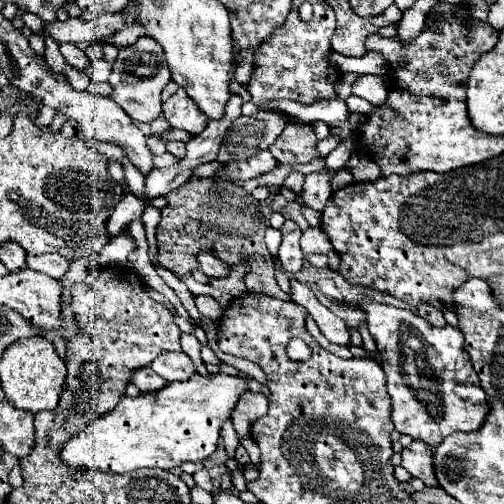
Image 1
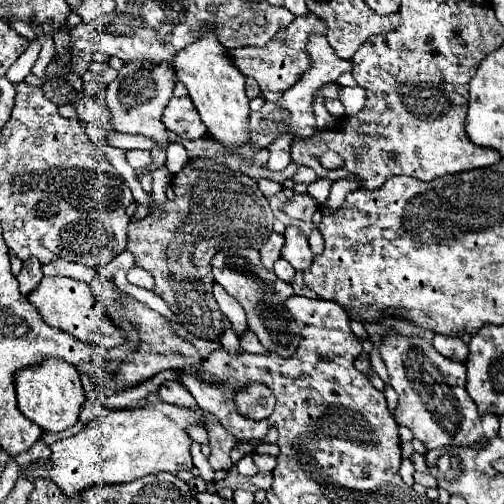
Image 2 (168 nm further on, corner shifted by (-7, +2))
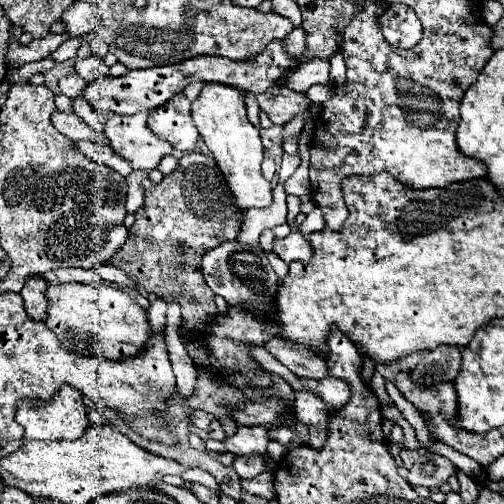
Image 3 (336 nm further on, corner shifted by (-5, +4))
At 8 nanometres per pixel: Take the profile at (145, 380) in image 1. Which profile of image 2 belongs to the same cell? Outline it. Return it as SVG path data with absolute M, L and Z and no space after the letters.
M166 382L160 392L158 392L166 402L174 404L174 406L180 406L180 408L190 408L190 410L200 410L196 400L192 398L192 394L178 382Z

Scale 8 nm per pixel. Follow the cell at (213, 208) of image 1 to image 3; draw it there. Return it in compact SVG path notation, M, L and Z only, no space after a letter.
M196 152L184 154L180 158L180 166L172 174L164 176L162 182L154 190L146 190L144 206L134 212L136 222L130 228L130 236L128 236L126 244L108 262L112 266L128 272L136 280L138 292L144 298L148 298L150 302L154 302L158 298L158 300L164 300L166 304L180 304L182 322L184 322L182 334L188 334L188 336L184 336L182 344L184 344L188 356L200 366L210 364L206 346L202 344L202 334L206 334L210 320L216 320L220 314L214 304L214 292L210 292L210 288L206 288L206 282L202 280L202 270L200 270L202 256L210 248L216 248L222 242L236 240L244 212L246 210L242 210L234 204L234 194L230 192L230 186L226 184L226 178L222 176L222 172L218 172L218 164L214 164L214 158L196 154Z

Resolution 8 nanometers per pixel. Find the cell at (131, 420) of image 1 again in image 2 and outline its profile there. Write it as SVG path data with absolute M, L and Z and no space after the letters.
M168 402L146 404L144 408L134 410L112 410L106 416L88 422L78 434L56 440L50 446L50 462L26 464L24 476L28 480L52 480L66 498L74 498L92 486L126 484L148 474L192 470L192 438L186 434L188 426L200 426L200 422L196 422L188 410L180 410Z

